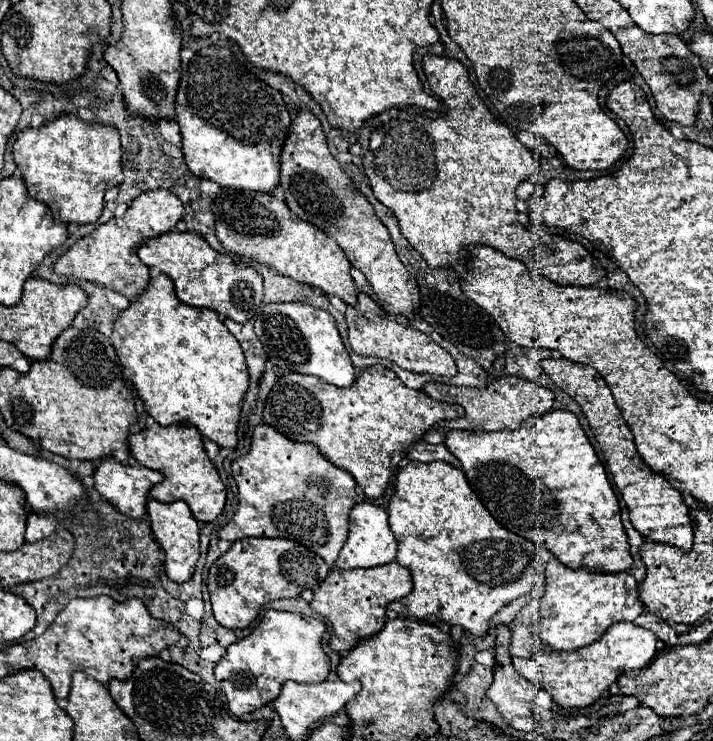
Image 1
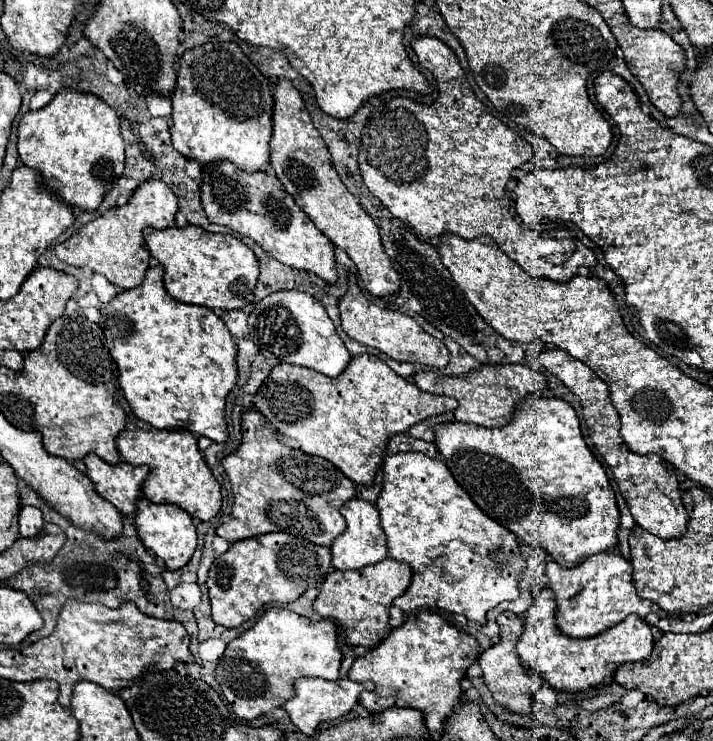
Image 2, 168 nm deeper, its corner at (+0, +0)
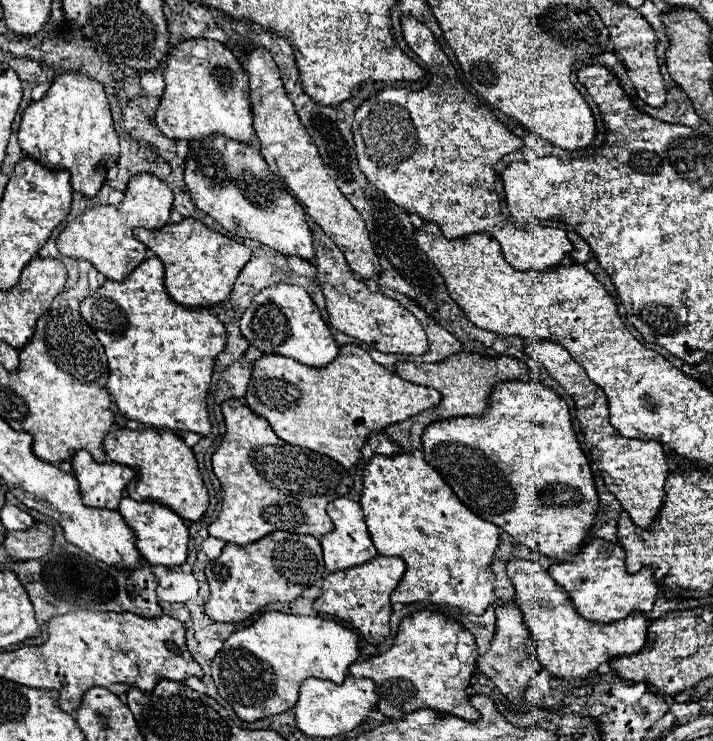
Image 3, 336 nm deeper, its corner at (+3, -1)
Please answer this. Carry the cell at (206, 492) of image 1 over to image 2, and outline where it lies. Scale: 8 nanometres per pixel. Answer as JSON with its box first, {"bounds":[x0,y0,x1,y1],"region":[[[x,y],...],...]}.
{"bounds":[116,429,222,521],"region":[[[124,429],[118,437],[116,437],[116,449],[122,455],[122,459],[130,465],[148,465],[150,473],[144,479],[142,485],[142,493],[146,499],[150,499],[152,503],[174,503],[178,507],[182,507],[186,513],[190,513],[194,519],[198,521],[210,521],[222,505],[222,495],[220,495],[220,485],[214,479],[214,475],[210,473],[202,453],[198,451],[198,443],[196,437],[186,431],[186,429]]]}

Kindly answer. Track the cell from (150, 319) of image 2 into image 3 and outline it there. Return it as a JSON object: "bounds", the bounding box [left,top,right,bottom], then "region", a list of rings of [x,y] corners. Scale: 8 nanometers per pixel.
{"bounds":[79,256,225,436],"region":[[[149,256],[123,282],[107,280],[93,296],[85,298],[79,308],[81,316],[97,334],[109,360],[107,392],[115,398],[119,410],[137,422],[155,428],[195,432],[199,436],[211,434],[211,420],[207,414],[207,392],[211,386],[213,364],[225,350],[225,330],[209,308],[187,308],[169,298],[163,286],[163,264],[157,256]]]}

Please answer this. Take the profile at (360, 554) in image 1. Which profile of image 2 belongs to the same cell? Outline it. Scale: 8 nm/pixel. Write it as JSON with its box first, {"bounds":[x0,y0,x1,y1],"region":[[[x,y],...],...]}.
{"bounds":[330,499,388,571],"region":[[[350,499],[342,505],[342,515],[346,519],[346,531],[334,539],[330,549],[334,569],[350,571],[350,569],[362,569],[366,565],[384,561],[388,557],[388,545],[384,539],[384,531],[380,527],[380,517],[376,507],[362,499]]]}

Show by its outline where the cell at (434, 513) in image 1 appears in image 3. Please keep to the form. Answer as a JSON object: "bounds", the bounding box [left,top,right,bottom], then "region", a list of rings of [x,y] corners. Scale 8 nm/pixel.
{"bounds":[361,452,501,616],"region":[[[401,452],[397,456],[375,454],[365,468],[361,508],[365,514],[365,524],[371,534],[371,540],[381,556],[399,556],[405,560],[407,570],[399,586],[391,594],[391,602],[413,604],[413,602],[431,602],[445,604],[455,608],[467,608],[471,614],[481,616],[487,606],[491,606],[495,596],[495,574],[491,570],[495,550],[499,546],[501,530],[475,516],[457,500],[453,490],[441,480],[435,468],[431,468],[423,456]]]}

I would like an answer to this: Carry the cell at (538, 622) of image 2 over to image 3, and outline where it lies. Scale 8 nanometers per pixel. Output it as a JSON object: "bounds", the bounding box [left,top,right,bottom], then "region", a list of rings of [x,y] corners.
{"bounds":[507,562,647,678],"region":[[[509,562],[507,576],[511,578],[517,604],[523,620],[535,640],[535,652],[541,666],[555,678],[587,678],[599,664],[619,656],[637,654],[647,640],[647,618],[641,612],[631,612],[627,618],[611,624],[583,620],[573,608],[567,592],[535,562]]]}

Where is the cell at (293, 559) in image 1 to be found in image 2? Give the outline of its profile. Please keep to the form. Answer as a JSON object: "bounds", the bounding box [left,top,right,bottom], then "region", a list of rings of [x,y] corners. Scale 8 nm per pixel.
{"bounds":[208,533,330,627],"region":[[[266,533],[232,543],[224,555],[214,559],[208,571],[212,619],[224,627],[238,627],[240,623],[256,617],[268,601],[296,601],[310,585],[314,585],[314,565],[316,587],[320,589],[326,575],[330,573],[328,547],[316,545],[314,553],[314,543],[304,543],[302,539],[288,533]]]}

